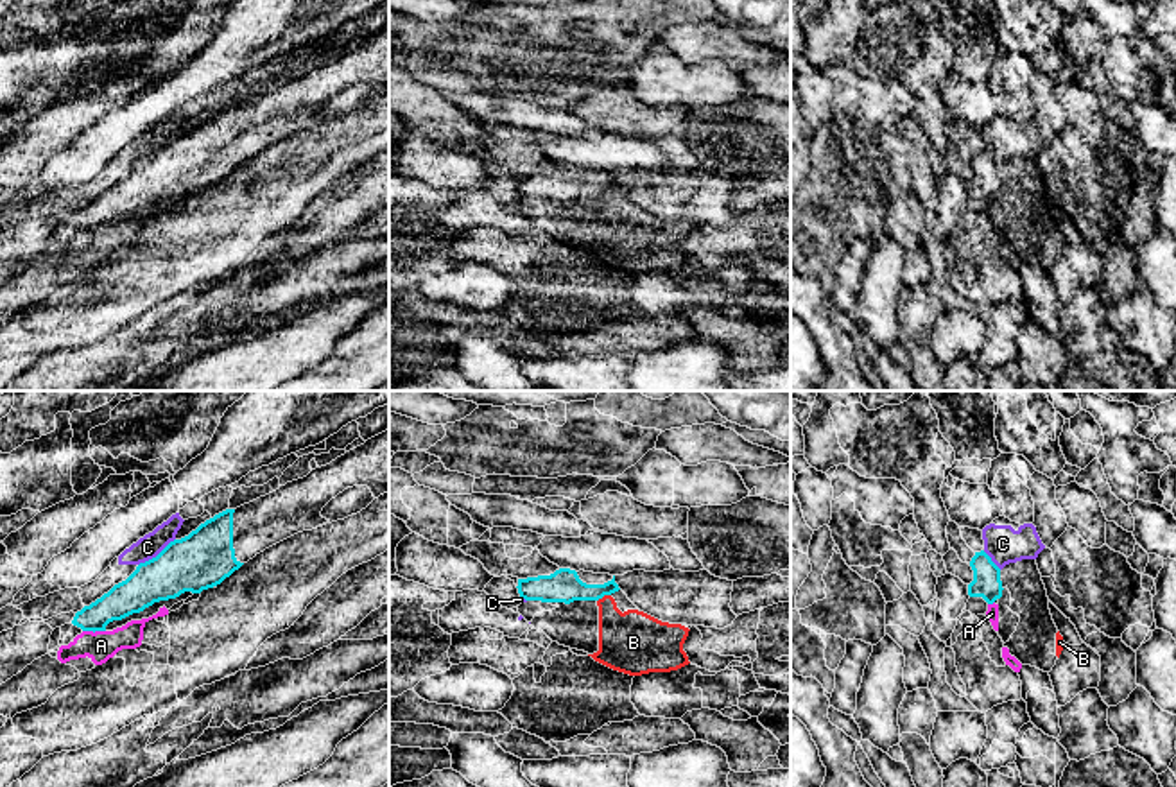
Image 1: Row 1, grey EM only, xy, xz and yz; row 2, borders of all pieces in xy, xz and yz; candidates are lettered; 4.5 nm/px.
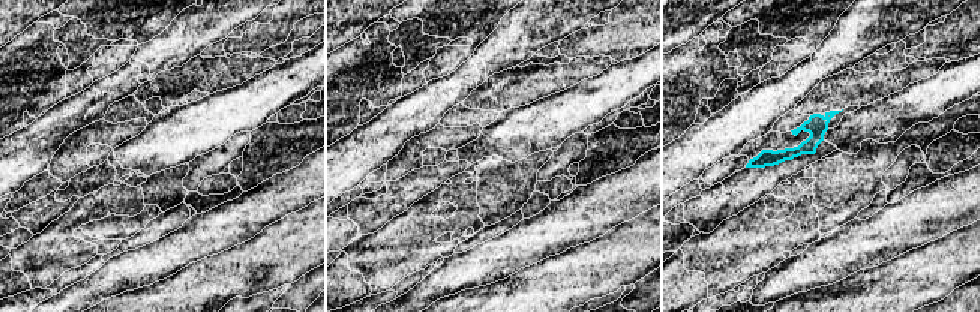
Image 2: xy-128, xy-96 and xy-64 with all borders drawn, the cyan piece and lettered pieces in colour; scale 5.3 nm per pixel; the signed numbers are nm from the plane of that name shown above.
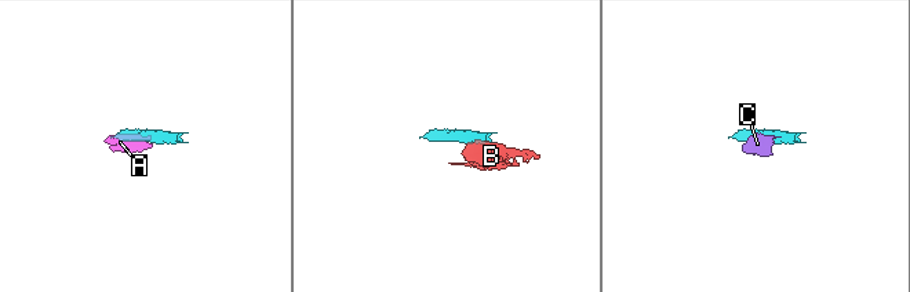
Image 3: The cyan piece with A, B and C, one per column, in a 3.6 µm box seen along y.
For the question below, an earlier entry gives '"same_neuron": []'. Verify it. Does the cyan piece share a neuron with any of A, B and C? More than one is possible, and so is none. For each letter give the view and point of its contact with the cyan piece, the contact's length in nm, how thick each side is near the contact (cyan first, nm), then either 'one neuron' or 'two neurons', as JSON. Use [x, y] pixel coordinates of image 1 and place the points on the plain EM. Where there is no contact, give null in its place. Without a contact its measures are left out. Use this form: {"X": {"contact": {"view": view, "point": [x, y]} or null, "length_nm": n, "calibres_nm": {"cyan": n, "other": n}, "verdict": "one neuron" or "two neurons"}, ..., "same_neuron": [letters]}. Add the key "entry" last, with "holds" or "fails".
{"A": {"contact": {"view": "xy", "point": [94, 230]}, "length_nm": 100, "calibres_nm": {"cyan": 160, "other": 140}, "verdict": "two neurons"}, "B": {"contact": {"view": "xz", "point": [603, 194]}, "length_nm": 70, "calibres_nm": {"cyan": 150, "other": 280}, "verdict": "two neurons"}, "C": {"contact": {"view": "xy", "point": [158, 153]}, "length_nm": 200, "calibres_nm": {"cyan": 260, "other": 110}, "verdict": "two neurons"}, "same_neuron": [], "entry": "holds"}

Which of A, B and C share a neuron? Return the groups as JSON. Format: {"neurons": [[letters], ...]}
{"neurons": [["A", "B"], ["C"]]}

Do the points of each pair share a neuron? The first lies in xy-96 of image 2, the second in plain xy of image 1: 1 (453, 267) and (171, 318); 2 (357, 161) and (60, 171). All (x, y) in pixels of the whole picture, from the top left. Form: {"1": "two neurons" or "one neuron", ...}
{"1": "one neuron", "2": "one neuron"}

